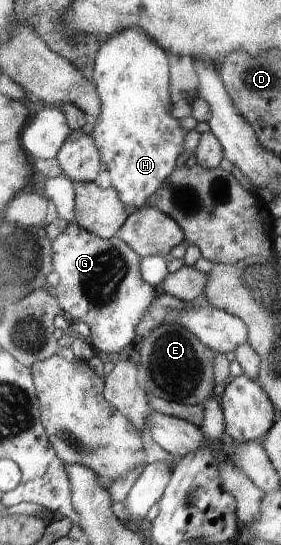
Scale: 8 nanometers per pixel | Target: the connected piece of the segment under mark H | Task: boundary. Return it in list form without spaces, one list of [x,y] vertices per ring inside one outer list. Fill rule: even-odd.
[[[131,28],[115,38],[103,37],[99,44],[99,50],[97,50],[97,55],[94,61],[94,72],[93,81],[94,86],[97,90],[100,102],[101,102],[101,112],[99,118],[94,120],[95,132],[94,132],[94,142],[97,144],[97,149],[99,150],[102,162],[107,164],[107,169],[111,175],[111,181],[113,183],[112,188],[115,188],[119,200],[123,202],[123,205],[129,210],[135,210],[137,208],[142,208],[148,206],[149,197],[152,194],[156,194],[161,188],[161,184],[167,180],[167,176],[171,175],[171,172],[177,167],[177,158],[185,151],[184,140],[185,135],[188,133],[179,124],[179,119],[173,118],[169,110],[171,110],[171,98],[170,98],[170,65],[169,65],[169,55],[165,53],[165,50],[161,50],[157,44],[153,44],[151,38],[147,38],[143,32],[139,32],[137,28]]]

